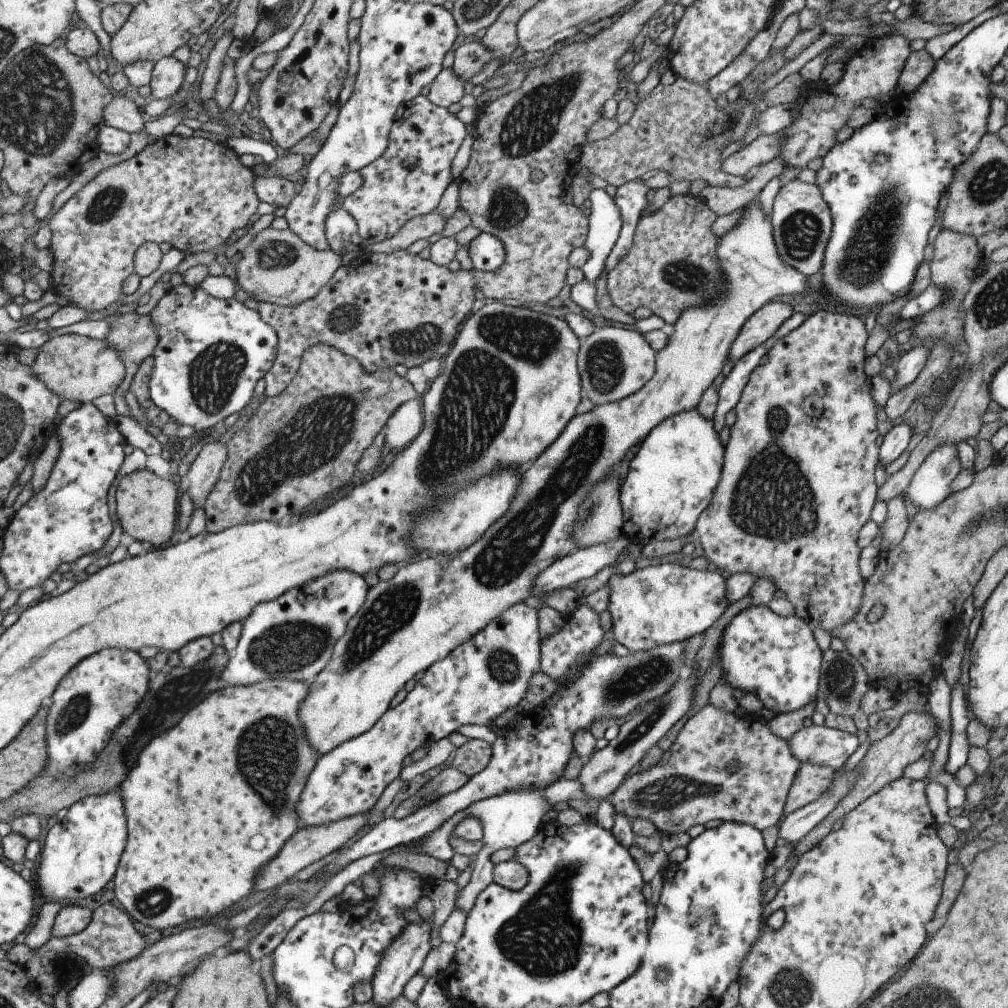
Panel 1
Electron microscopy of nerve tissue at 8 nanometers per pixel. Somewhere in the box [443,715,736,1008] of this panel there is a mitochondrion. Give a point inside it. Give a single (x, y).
(544, 938)

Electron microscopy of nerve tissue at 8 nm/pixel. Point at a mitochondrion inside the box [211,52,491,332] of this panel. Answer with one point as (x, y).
(277, 253)

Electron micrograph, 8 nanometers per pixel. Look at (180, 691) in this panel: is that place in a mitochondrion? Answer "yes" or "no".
yes

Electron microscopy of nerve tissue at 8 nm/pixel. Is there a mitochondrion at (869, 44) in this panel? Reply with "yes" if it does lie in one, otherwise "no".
no

